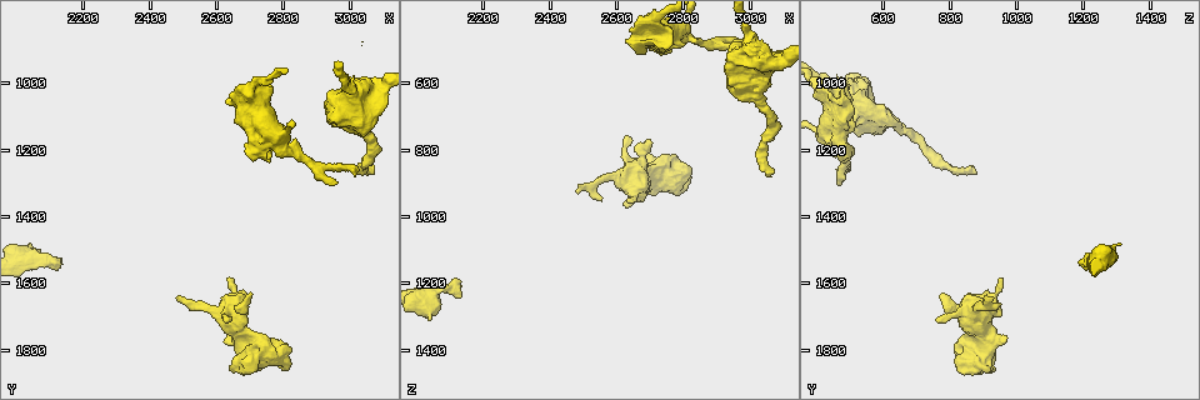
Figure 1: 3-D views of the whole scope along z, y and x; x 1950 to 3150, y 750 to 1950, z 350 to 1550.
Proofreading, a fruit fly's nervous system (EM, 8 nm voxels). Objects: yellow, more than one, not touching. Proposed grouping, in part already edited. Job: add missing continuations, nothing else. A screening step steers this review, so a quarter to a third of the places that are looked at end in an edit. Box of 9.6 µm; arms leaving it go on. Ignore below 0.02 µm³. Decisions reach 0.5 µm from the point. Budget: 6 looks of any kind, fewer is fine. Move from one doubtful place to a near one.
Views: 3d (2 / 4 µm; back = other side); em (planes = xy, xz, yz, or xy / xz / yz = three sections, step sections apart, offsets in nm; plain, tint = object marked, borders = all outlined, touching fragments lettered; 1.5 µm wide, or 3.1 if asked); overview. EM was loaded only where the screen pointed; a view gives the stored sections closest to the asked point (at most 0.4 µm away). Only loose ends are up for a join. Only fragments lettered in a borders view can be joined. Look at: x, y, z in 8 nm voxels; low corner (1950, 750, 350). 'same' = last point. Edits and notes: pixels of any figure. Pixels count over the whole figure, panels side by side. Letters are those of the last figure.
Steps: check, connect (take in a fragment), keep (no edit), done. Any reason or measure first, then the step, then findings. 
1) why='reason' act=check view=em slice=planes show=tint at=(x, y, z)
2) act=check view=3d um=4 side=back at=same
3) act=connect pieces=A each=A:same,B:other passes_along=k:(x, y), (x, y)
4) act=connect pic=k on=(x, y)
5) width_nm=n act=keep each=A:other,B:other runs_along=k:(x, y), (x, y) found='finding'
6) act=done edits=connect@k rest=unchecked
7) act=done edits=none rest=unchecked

why='stops while still wide' act=check view=3d um=4 at=(2760, 1220, 500)

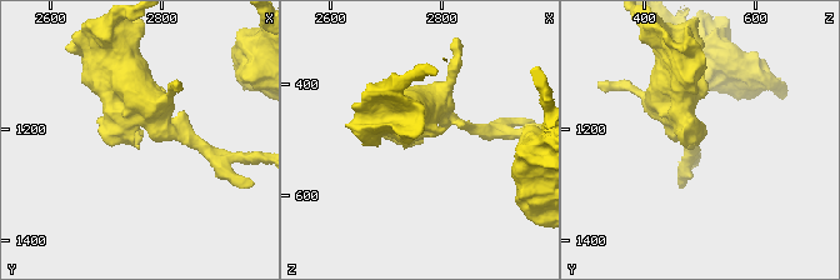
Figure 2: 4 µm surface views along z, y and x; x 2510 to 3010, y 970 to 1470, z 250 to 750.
why='shape alone is not enough' act=check view=em slice=planes show=tint at=(2765, 1220, 495)

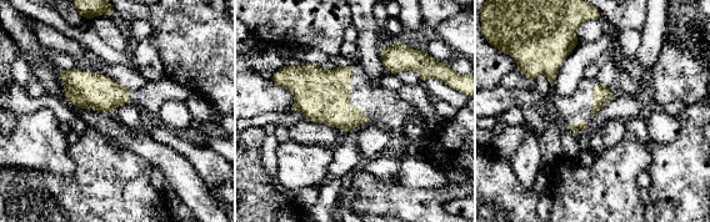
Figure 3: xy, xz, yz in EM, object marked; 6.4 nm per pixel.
why='see the neighbours' act=check view=em slice=planes show=borders at=same

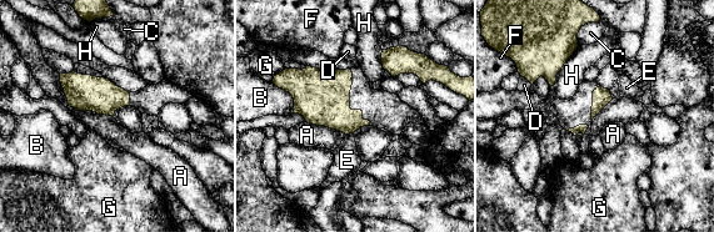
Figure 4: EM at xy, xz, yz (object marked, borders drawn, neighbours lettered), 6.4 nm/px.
act=keep each=A:other,B:other,C:other,D:other,E:other,F:other,G:other,H:other border=4:(59, 74), (71, 106), (111, 116) found='no lettered fragment goes on from it'

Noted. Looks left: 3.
why='an open end' act=check view=em slice=planes show=borders at=(2700, 1640, 780)

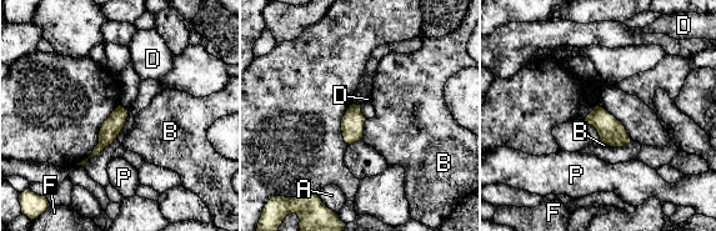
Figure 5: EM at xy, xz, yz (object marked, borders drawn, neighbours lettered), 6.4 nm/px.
longest_contact=B:140nm act=keep each=A:other,B:other,D:other,F:other,P:other border=5:(366, 119), (361, 139) found='no lettered fragment goes on from it'

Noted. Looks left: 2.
why='free end' act=check view=em slice=planes show=borders at=(2480, 1640, 930)

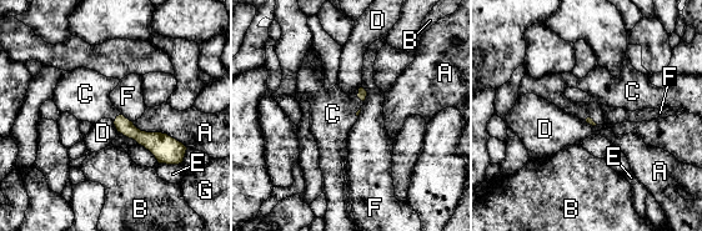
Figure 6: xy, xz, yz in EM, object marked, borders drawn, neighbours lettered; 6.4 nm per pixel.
act=connect pieces=C each=A:other,B:other,C:same,D:other,E:other,F:other,G:other passes_along=6:(362, 93), (357, 96), (332, 114) found='the neuron continues'

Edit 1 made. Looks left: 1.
act=done edits=connect@6 rest=unchecked

